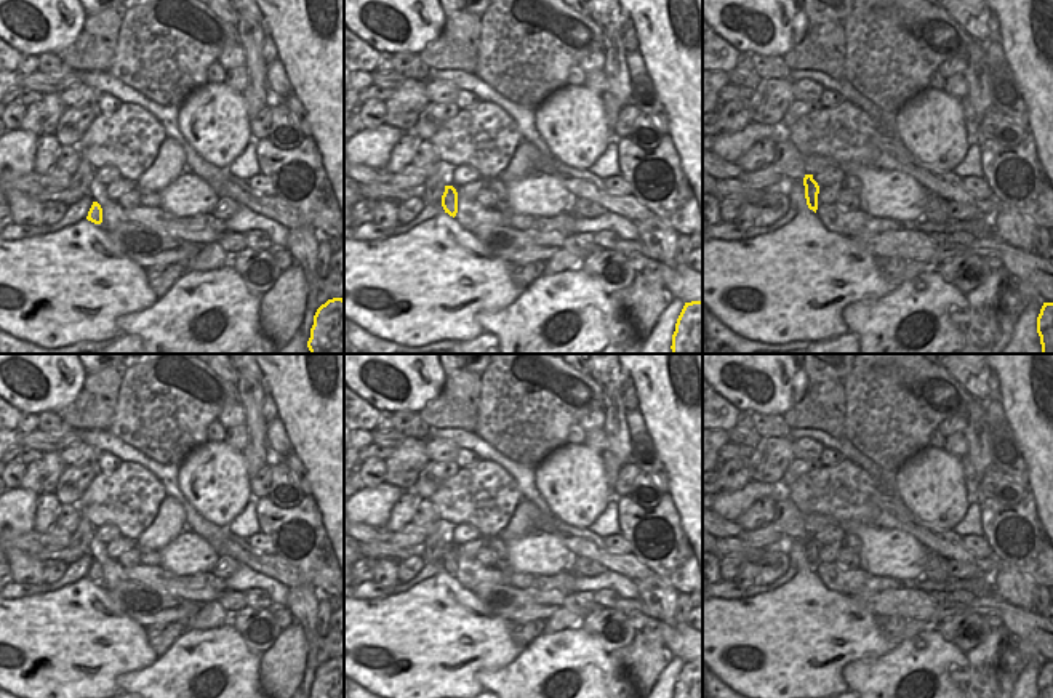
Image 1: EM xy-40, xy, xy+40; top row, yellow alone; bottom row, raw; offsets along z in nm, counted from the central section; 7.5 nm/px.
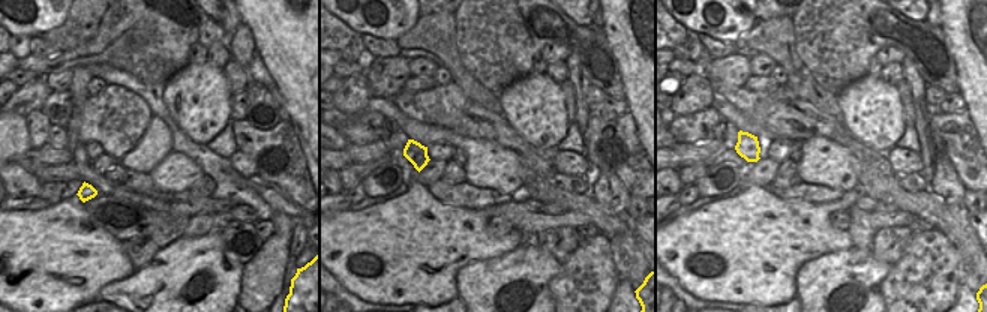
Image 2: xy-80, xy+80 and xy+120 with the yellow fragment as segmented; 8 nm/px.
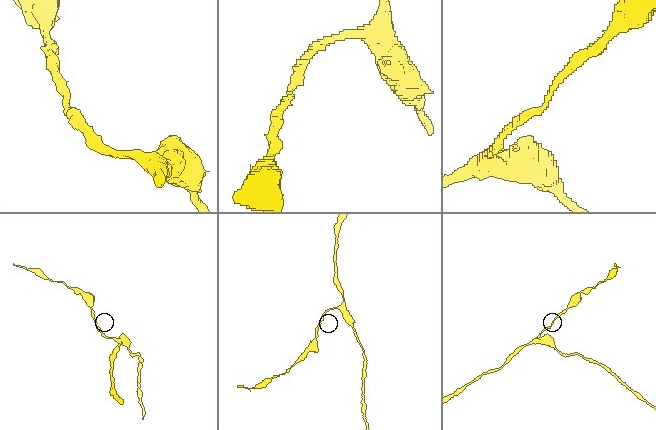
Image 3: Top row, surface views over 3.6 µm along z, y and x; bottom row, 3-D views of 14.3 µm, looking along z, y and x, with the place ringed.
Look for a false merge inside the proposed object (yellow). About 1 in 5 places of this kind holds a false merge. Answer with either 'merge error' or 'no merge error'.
no merge error

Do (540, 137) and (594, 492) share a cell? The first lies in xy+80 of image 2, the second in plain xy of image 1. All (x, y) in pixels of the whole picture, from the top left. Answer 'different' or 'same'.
same

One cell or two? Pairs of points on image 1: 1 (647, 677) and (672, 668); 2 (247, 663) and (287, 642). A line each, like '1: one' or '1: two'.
1: two
2: two

